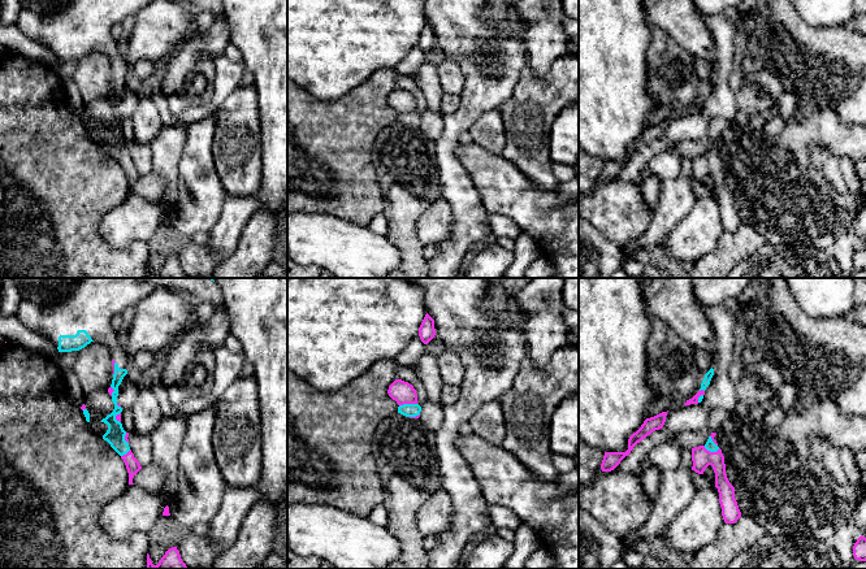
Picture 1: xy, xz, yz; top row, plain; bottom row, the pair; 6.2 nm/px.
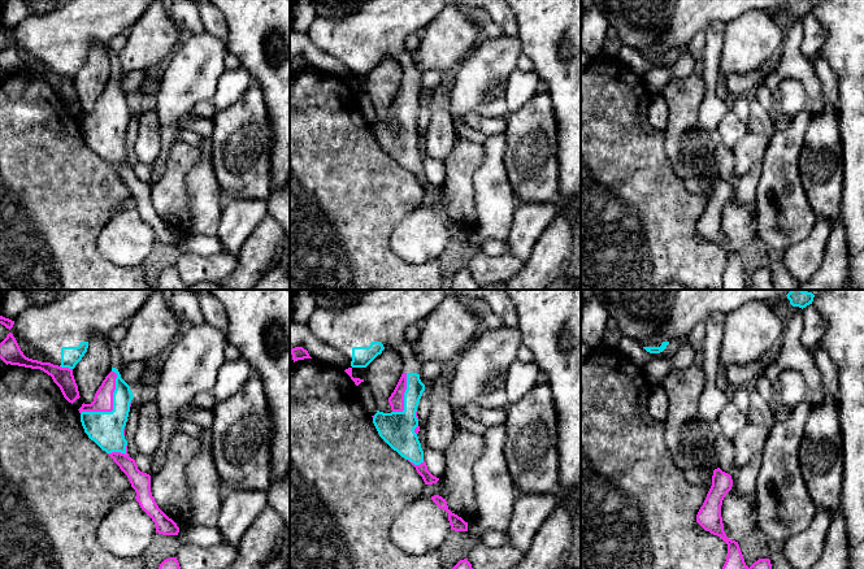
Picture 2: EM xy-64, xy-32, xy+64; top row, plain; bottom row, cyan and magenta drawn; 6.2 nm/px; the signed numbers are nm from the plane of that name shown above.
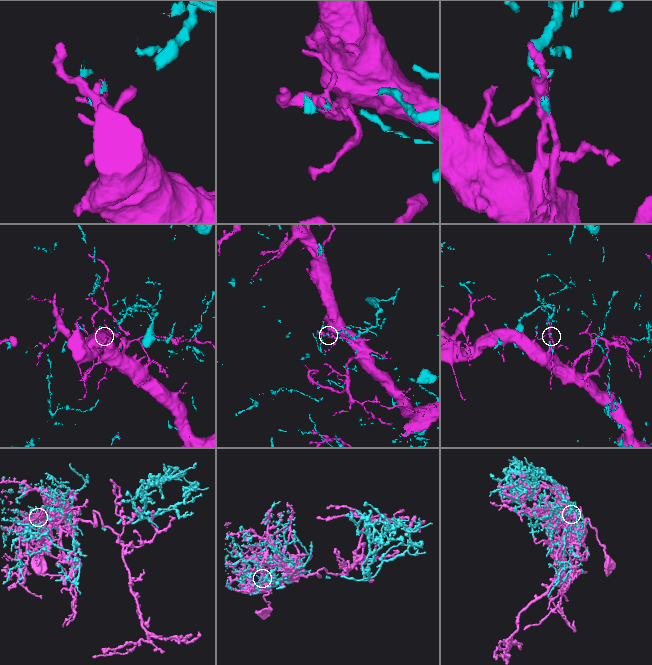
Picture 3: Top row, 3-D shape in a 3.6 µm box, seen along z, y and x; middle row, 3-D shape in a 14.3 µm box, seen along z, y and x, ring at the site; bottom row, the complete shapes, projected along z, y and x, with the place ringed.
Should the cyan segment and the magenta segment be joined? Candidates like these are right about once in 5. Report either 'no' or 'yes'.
no

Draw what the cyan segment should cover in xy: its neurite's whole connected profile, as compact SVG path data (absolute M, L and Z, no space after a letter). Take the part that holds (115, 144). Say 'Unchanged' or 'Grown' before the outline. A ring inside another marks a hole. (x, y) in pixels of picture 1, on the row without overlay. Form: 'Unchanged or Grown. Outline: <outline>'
Grown. Outline: M70 0L66 5L48 16L40 16L33 10L22 9L17 22L23 35L46 45L57 56L59 61L79 60L91 51L99 51L109 57L111 66L116 70L111 94L114 99L112 101L114 118L101 129L101 131L108 134L108 139L103 144L103 148L107 149L120 165L130 160L129 152L125 149L126 140L122 133L116 129L116 125L122 121L122 117L117 114L118 95L127 83L126 77L130 70L130 64L122 58L117 42L111 35L111 29L125 17L134 16L151 1L152 0Z

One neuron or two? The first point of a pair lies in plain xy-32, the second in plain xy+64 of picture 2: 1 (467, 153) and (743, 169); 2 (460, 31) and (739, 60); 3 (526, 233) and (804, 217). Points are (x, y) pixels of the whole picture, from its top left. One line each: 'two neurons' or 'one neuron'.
1: one neuron
2: one neuron
3: two neurons

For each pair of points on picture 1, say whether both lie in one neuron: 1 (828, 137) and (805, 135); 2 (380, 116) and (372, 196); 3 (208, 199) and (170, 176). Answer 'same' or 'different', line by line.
1: same
2: same
3: different

